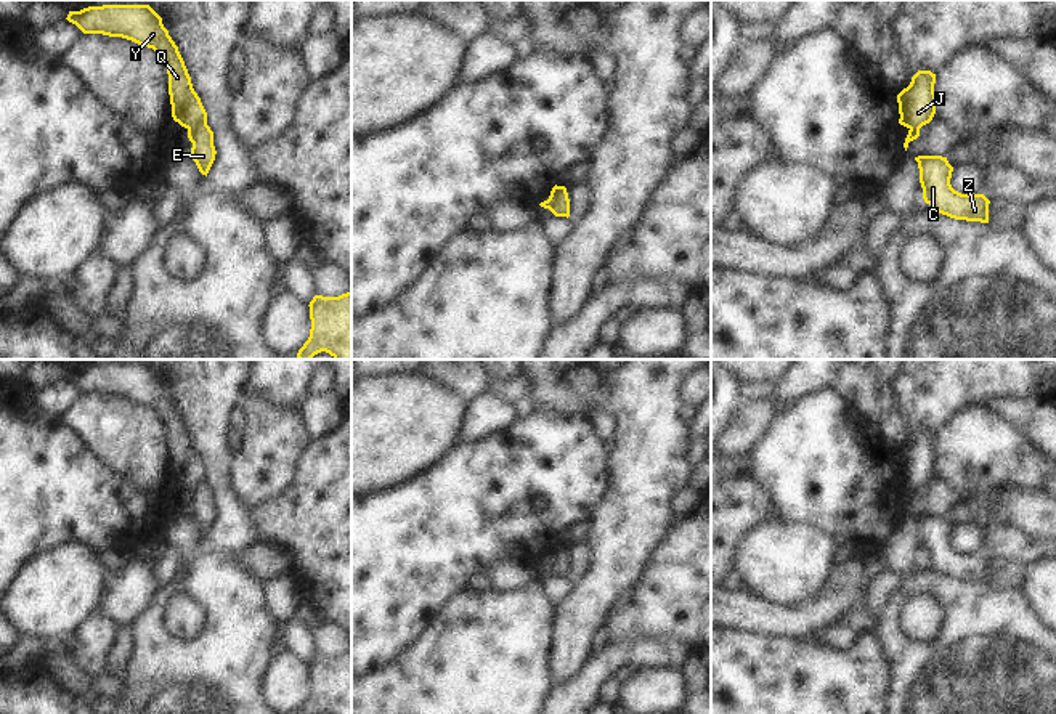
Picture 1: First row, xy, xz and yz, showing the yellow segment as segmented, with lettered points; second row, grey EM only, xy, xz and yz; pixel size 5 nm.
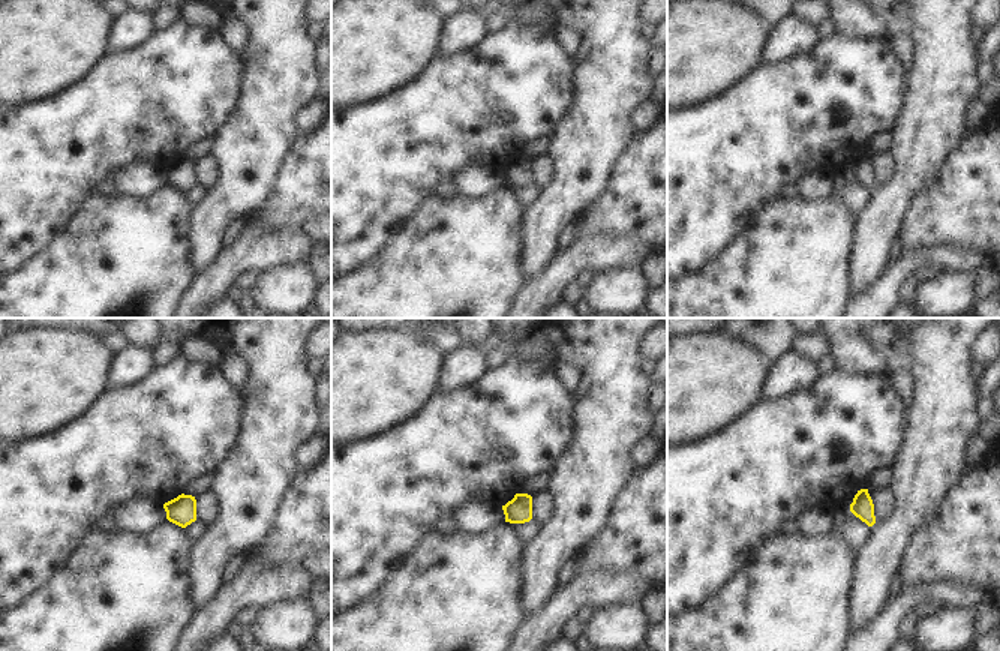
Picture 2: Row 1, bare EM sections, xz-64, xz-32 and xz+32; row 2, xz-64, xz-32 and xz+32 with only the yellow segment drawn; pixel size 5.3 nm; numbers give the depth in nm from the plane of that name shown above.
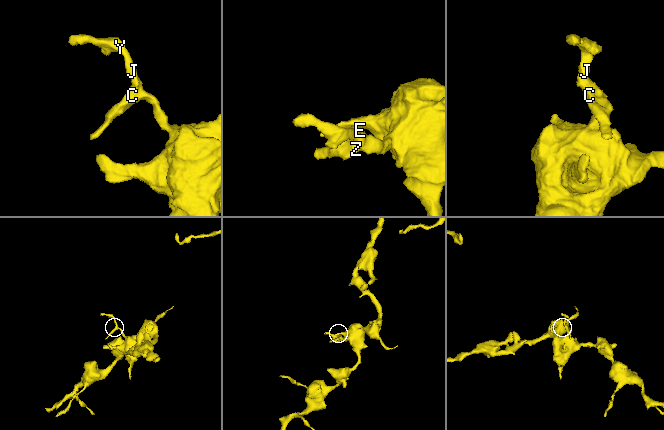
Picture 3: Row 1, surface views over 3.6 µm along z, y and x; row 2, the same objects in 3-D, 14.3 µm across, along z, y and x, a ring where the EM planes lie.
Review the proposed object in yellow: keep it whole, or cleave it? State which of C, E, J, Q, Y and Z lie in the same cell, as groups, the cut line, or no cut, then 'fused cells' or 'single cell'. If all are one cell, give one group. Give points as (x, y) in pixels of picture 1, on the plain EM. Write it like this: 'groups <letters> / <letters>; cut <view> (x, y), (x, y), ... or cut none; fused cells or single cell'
groups C E J Q Y Z; cut none; single cell

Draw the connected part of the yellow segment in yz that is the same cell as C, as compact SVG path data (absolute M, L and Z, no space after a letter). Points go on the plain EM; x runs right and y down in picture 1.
M942 515L915 517L923 558L936 571L955 579L989 582L990 560L984 554L961 554L950 544L953 526Z

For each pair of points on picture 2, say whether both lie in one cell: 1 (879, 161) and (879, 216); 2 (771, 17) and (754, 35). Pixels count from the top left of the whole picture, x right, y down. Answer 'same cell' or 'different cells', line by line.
1: different cells
2: different cells

